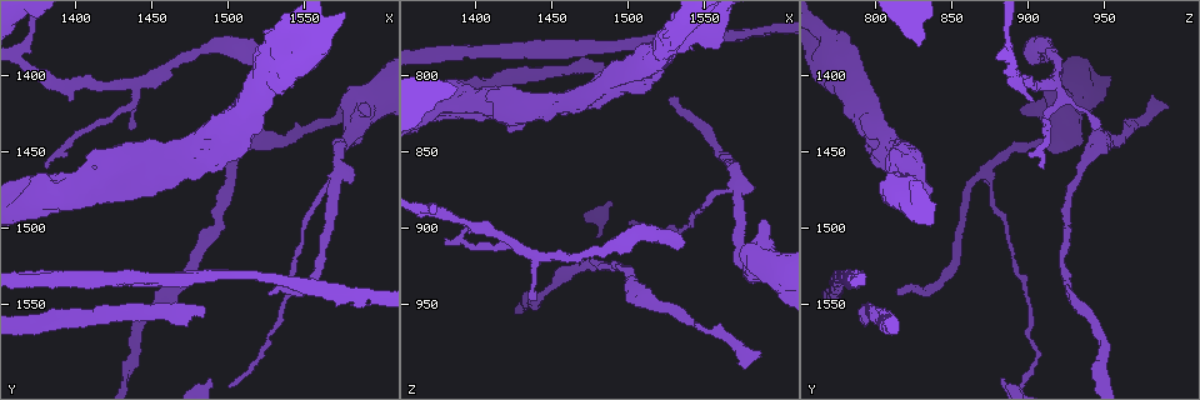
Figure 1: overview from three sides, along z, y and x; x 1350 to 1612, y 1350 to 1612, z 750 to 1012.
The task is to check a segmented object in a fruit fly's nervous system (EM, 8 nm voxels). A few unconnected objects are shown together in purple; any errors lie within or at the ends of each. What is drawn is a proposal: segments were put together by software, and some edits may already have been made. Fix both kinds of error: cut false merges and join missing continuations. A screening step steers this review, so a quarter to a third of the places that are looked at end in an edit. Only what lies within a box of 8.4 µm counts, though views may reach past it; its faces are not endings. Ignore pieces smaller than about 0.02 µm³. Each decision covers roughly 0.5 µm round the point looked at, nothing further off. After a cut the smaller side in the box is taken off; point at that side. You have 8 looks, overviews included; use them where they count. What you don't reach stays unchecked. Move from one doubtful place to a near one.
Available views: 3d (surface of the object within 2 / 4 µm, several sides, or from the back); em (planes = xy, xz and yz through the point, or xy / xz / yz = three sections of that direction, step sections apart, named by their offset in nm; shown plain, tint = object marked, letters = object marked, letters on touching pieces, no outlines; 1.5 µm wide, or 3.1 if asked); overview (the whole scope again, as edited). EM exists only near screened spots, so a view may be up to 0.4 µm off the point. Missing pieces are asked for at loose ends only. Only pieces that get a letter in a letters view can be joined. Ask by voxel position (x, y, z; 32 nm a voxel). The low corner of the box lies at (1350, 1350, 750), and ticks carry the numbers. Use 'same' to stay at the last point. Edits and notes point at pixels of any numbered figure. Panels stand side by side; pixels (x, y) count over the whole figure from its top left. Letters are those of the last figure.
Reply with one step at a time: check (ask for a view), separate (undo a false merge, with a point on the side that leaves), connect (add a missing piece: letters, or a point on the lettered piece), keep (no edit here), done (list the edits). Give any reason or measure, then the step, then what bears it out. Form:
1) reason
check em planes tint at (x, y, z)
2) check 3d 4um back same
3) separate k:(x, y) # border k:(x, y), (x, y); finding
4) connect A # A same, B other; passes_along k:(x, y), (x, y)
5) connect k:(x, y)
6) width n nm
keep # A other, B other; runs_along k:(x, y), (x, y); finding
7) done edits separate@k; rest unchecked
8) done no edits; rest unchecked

free end
check em xy step 8 tint at (1584, 1412, 980)

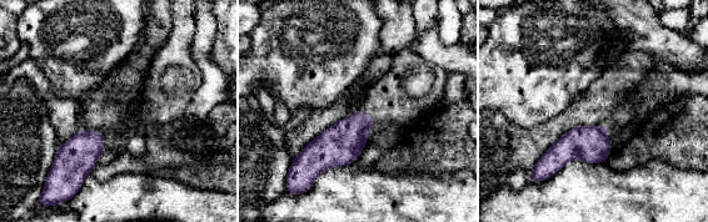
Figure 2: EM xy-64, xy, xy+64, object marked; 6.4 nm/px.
see the neighbours
check em xy step 8 letters same

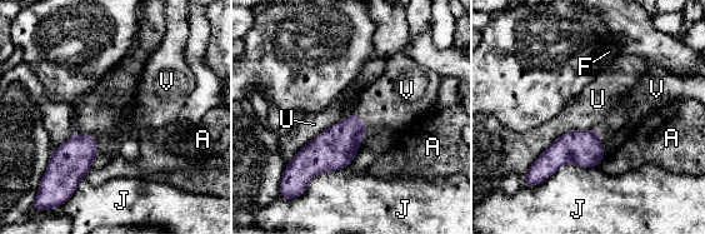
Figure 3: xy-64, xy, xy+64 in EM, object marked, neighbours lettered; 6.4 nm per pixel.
connect V # A other, F other, J other, U other, V same; passes_along 3:(334, 147), (364, 122), (395, 100); it goes on there

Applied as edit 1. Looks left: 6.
redraw
check overview

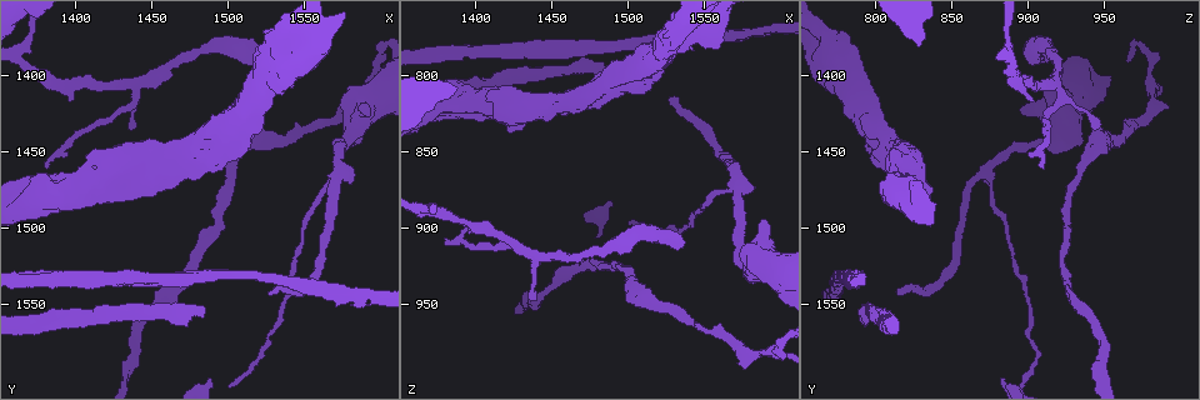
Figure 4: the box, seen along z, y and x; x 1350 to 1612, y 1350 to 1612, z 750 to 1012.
free end
check em xz step 4 letters at (1526, 1544, 814)

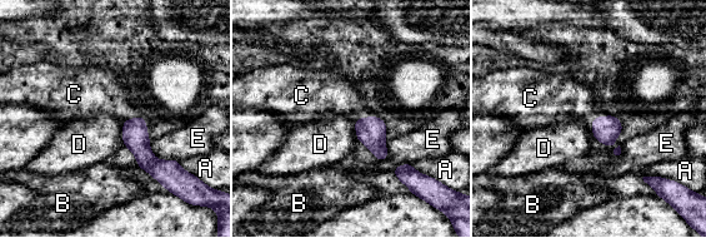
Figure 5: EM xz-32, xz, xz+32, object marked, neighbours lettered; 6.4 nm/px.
cut it another way
check em planes letters same

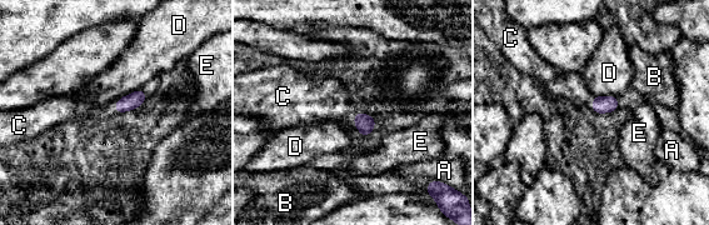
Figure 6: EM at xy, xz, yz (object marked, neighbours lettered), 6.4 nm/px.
connect C # A other, B other, C same, D other, E other; passes_along 6:(128, 103), (115, 104), (76, 105); it goes on there

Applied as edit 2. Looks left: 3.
branch stops here
check em xz step 4 tint at (1536, 1390, 908)

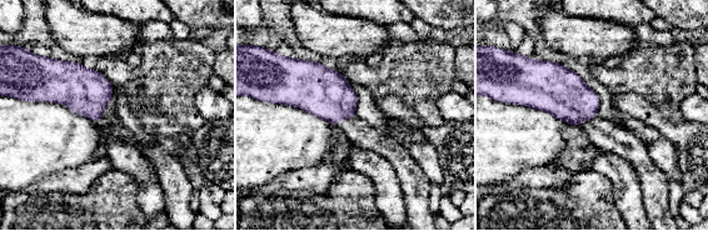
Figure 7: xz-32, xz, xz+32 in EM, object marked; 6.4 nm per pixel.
another direction
check em planes letters same

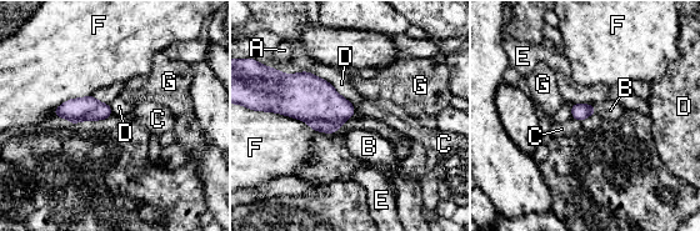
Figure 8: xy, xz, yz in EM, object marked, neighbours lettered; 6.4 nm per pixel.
connect B # A other, B same, C other, D other, E other, F other, G other; passes_along 8:(579, 111), (595, 109), (610, 110); it goes on there

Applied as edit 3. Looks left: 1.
done edits connect@3, connect@6, connect@8; rest unchecked

